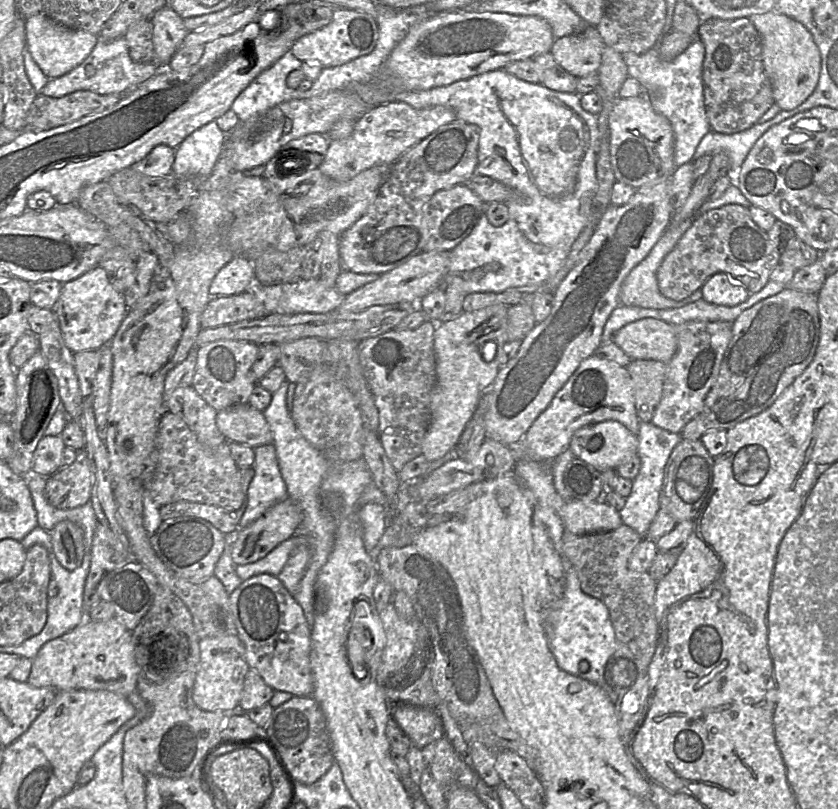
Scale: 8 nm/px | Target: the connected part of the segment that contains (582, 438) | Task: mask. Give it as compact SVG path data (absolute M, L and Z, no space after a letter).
M606 420L576 430L569 449L576 458L599 472L617 469L637 454L638 436L615 420Z

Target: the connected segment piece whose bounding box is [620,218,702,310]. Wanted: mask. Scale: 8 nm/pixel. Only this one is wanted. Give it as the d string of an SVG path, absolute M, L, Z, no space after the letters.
M694 218L686 219L679 224L670 223L668 228L661 235L661 237L653 246L648 255L631 270L631 272L623 281L620 291L620 304L659 310L680 308L702 299L702 288L696 290L692 295L679 301L669 299L663 296L663 294L660 292L657 281L657 271L663 259L675 247L681 236L691 226L693 219Z

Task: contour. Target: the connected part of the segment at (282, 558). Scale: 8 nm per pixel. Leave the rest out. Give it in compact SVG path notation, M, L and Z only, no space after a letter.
M293 535L279 543L272 551L258 561L236 565L236 573L243 581L261 573L278 576L291 553L301 545L310 547L310 542L311 538L309 535Z

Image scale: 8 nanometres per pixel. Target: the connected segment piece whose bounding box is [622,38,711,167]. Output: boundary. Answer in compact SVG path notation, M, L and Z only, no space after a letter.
M696 38L689 47L671 61L659 57L658 46L643 54L622 54L628 76L637 79L646 89L647 99L653 108L670 122L674 134L674 163L682 166L694 159L694 153L702 138L711 130L707 119L703 91L703 60L705 48Z

